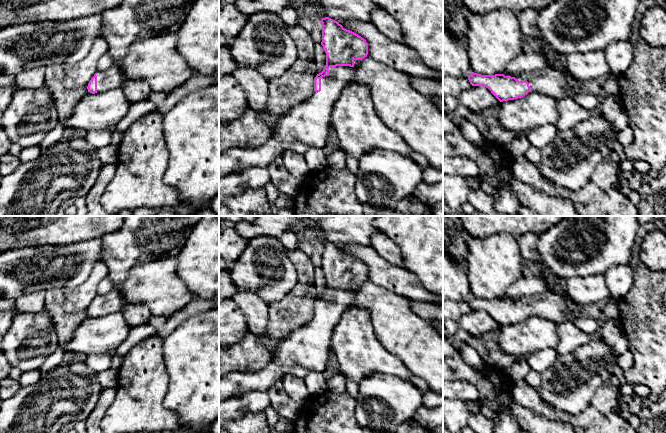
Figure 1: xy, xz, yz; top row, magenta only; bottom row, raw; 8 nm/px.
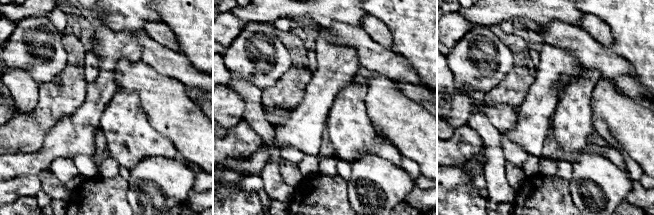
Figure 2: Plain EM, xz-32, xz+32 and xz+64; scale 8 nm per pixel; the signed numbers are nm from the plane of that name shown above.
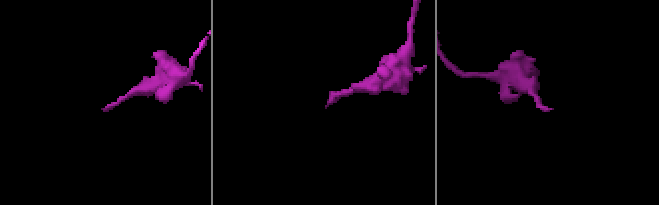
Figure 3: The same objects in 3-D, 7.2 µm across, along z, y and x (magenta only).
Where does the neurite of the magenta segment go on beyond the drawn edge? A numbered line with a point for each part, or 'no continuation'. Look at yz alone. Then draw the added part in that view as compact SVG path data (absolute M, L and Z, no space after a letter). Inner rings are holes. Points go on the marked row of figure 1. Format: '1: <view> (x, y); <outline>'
1: yz (549, 81); M550 66L518 74L515 78L527 81L531 91L549 95L556 100L565 97L568 93L575 93L580 81Z

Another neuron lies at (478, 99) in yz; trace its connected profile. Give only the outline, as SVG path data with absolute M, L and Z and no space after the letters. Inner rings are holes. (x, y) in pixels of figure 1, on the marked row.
M471 86L458 98L459 105L471 112L483 116L487 111L494 111L500 101L484 86Z

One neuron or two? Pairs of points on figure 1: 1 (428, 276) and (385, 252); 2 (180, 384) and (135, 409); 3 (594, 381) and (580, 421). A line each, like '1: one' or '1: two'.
1: two
2: two
3: two

